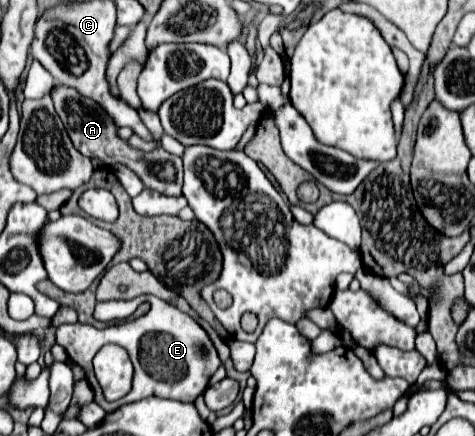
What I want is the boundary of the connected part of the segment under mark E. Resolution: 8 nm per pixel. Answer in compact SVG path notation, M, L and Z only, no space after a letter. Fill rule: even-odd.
M146 296L146 300L150 302L150 312L146 312L144 316L140 316L136 320L118 322L104 330L98 330L92 324L80 324L80 322L64 324L56 330L58 344L64 346L70 360L76 362L86 372L86 380L90 382L92 390L96 392L94 400L106 412L114 412L116 408L120 408L124 404L130 404L130 402L136 402L136 400L142 400L148 396L170 398L170 400L180 400L180 402L196 402L196 398L208 388L210 376L222 364L210 336L194 318L190 318L176 306L164 302L156 296L150 296L150 298ZM104 344L124 346L134 364L132 390L118 402L106 402L106 398L100 390L100 384L94 378L92 358Z

